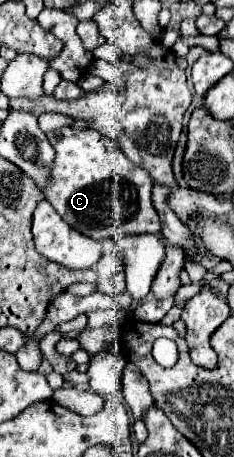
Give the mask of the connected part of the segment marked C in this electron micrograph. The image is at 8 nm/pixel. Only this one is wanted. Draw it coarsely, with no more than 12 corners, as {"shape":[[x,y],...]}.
{"shape":[[49,131],[45,199],[99,241],[161,231],[153,181],[113,139]]}

